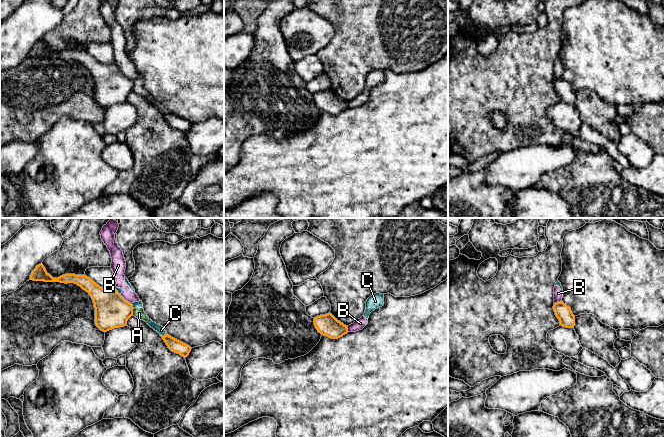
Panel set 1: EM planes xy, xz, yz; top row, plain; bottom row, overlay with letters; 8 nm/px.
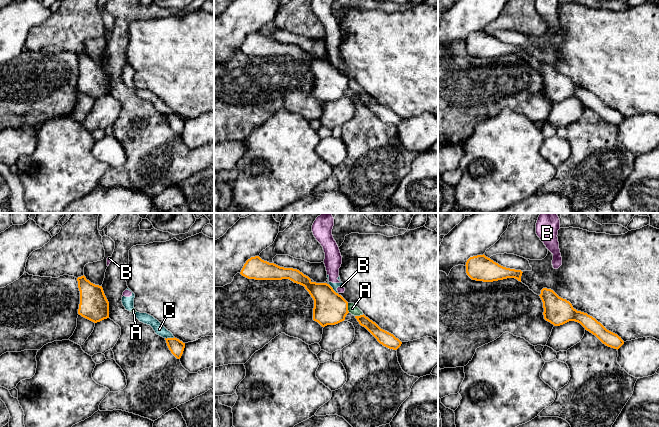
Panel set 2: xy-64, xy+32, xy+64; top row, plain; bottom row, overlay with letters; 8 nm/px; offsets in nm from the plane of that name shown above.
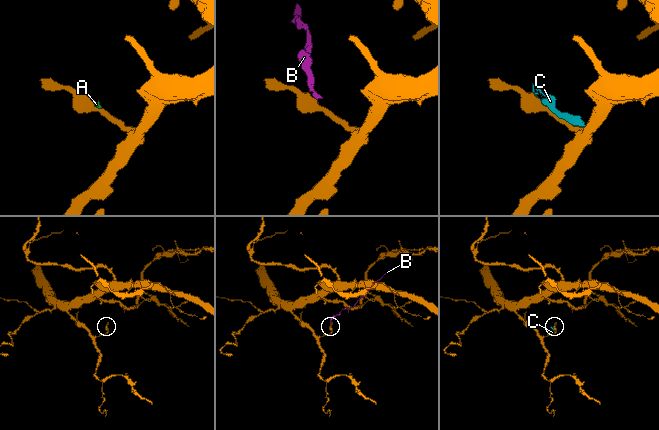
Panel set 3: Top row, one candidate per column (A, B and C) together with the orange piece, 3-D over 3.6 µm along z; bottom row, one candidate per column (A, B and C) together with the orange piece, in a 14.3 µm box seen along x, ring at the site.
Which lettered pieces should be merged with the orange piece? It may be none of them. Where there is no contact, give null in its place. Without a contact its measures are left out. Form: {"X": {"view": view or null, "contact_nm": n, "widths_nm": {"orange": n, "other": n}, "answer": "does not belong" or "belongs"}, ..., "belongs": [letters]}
{"A": {"view": "xy", "contact_nm": 60, "widths_nm": {"orange": 280, "other": 90}, "answer": "does not belong"}, "B": {"view": "xy", "contact_nm": 120, "widths_nm": {"orange": 280, "other": 90}, "answer": "does not belong"}, "C": {"view": "xy", "contact_nm": 60, "widths_nm": {"orange": 100, "other": 60}, "answer": "does not belong"}, "belongs": []}

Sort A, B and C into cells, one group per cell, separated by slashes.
A B C

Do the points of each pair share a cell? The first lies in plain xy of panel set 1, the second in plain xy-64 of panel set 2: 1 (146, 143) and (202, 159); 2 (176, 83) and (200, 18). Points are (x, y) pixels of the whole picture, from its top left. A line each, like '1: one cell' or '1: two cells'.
1: one cell
2: one cell

